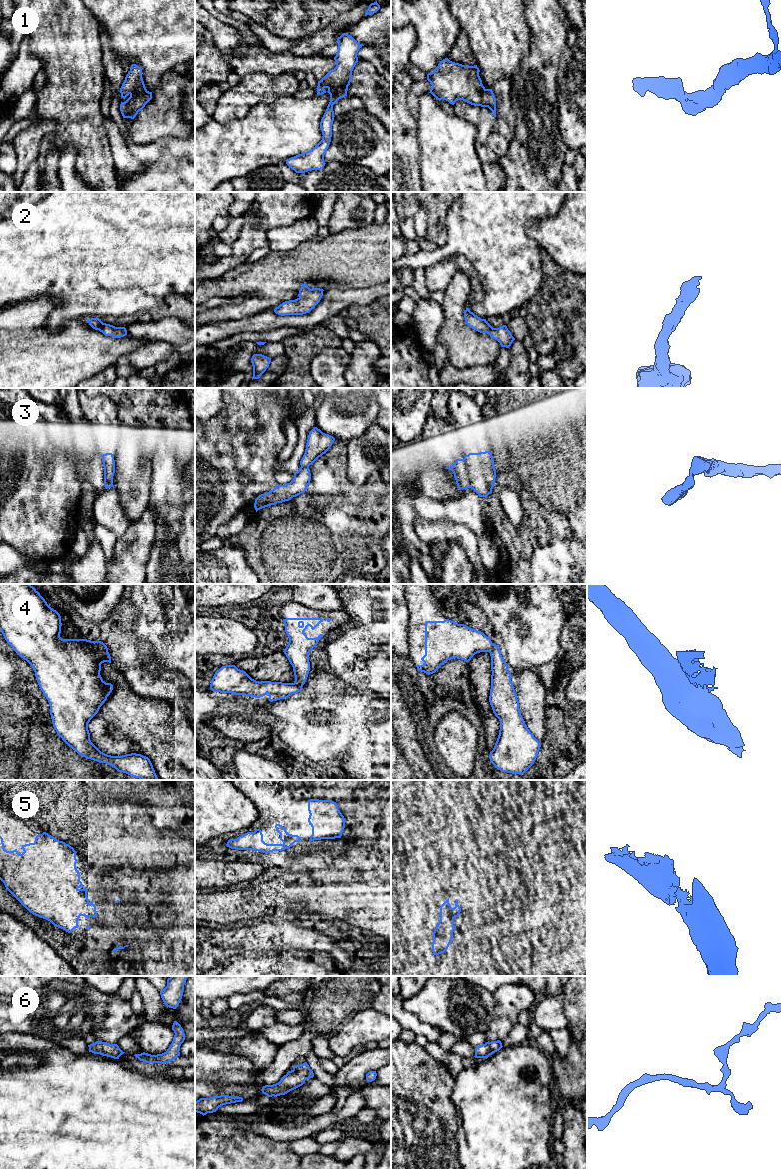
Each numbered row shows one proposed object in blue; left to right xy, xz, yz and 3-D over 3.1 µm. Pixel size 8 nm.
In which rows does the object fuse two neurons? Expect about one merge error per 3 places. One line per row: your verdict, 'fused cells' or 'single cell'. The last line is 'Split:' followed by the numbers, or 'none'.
1: single cell
2: single cell
3: fused cells
4: fused cells
5: single cell
6: single cell
Split: 3, 4

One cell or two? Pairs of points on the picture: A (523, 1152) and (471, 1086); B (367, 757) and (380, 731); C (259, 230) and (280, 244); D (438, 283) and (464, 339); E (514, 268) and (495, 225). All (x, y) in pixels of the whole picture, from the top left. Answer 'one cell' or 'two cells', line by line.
A: one cell
B: one cell
C: two cells
D: two cells
E: one cell

